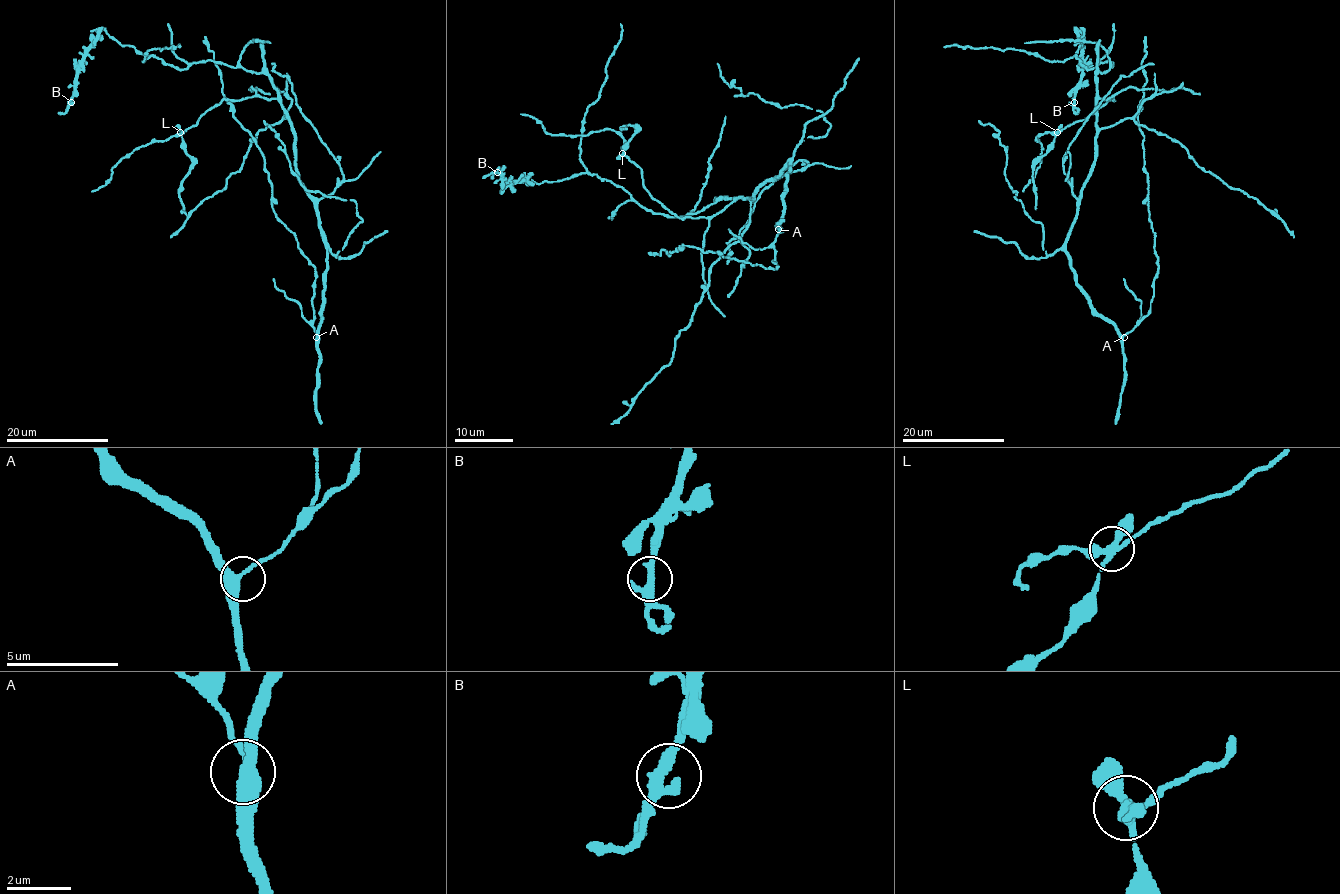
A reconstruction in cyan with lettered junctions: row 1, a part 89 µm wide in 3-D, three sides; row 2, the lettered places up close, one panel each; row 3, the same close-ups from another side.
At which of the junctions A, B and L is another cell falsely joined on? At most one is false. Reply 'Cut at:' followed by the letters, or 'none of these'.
Cut at: L

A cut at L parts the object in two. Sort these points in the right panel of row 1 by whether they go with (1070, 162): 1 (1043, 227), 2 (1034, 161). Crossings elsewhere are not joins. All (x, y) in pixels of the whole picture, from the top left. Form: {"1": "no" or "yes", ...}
{"1": "yes", "2": "no"}

